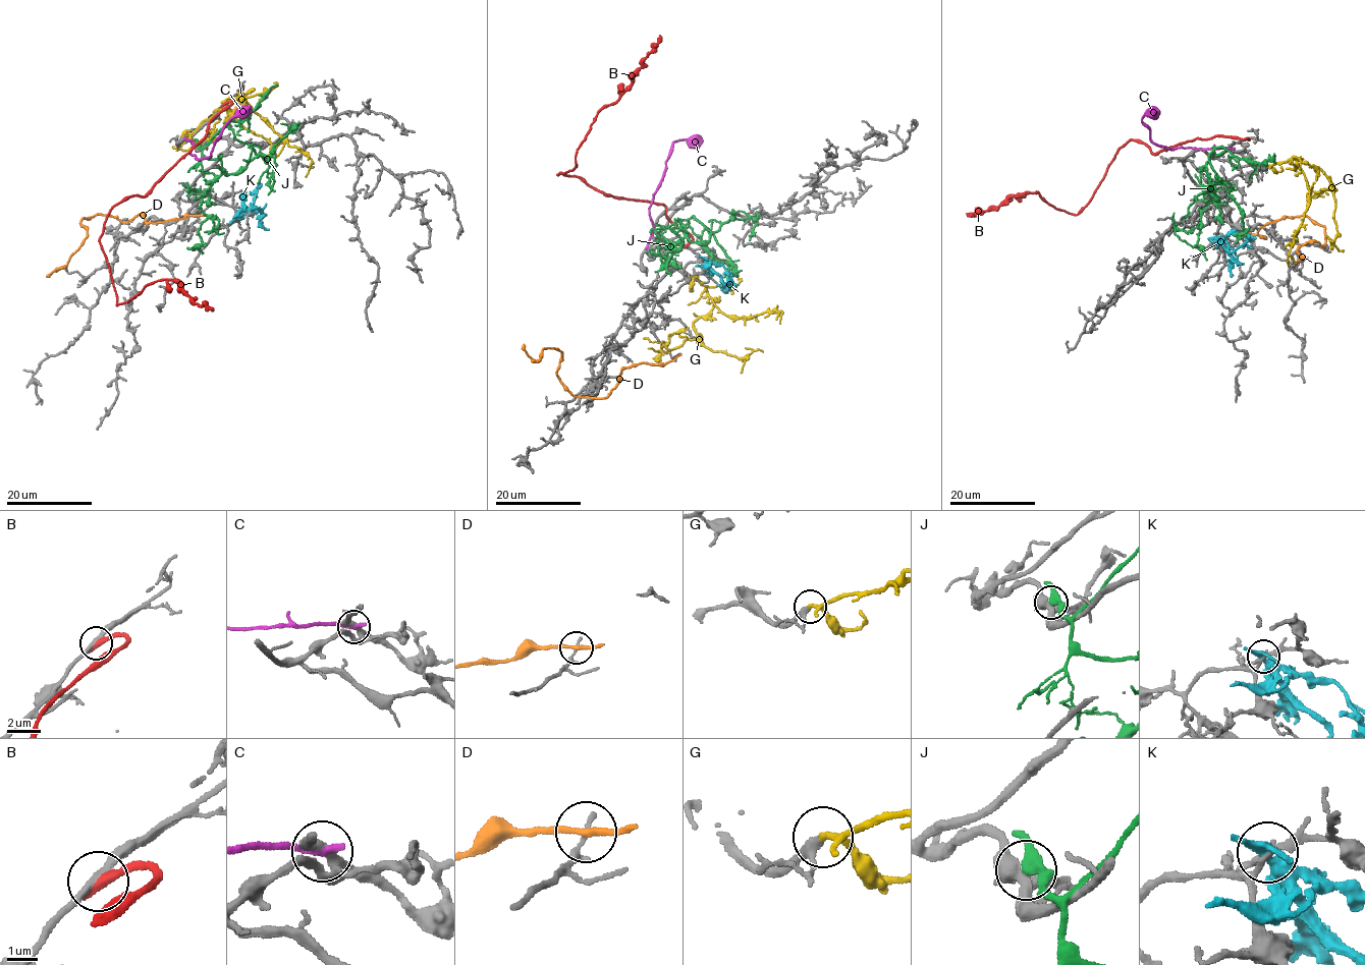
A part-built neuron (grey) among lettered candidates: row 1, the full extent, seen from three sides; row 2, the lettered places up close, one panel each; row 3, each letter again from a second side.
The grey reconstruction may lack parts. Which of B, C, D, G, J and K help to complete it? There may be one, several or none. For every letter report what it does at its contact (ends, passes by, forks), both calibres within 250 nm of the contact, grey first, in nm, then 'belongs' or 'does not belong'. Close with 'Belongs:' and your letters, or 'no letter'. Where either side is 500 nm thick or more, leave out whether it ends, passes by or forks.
B: it ends; calibres 240 and 460 nm; does not belong
C: it ends; calibres 300 and 280 nm; does not belong
D: it passes by; calibres 220 and 200 nm; does not belong
G: it forks; calibres 240 and 170 nm; belongs
J: it passes by; calibres 340 and 320 nm; does not belong
K: it forks; calibres 190 and 280 nm; does not belong
Belongs: G

